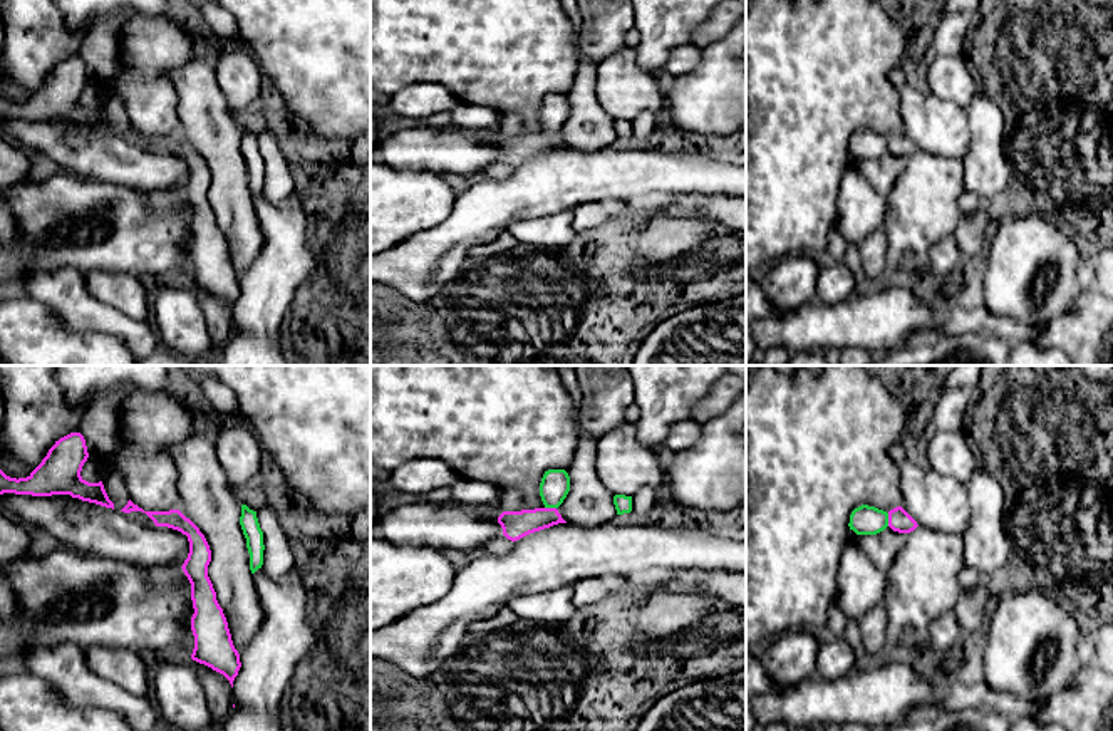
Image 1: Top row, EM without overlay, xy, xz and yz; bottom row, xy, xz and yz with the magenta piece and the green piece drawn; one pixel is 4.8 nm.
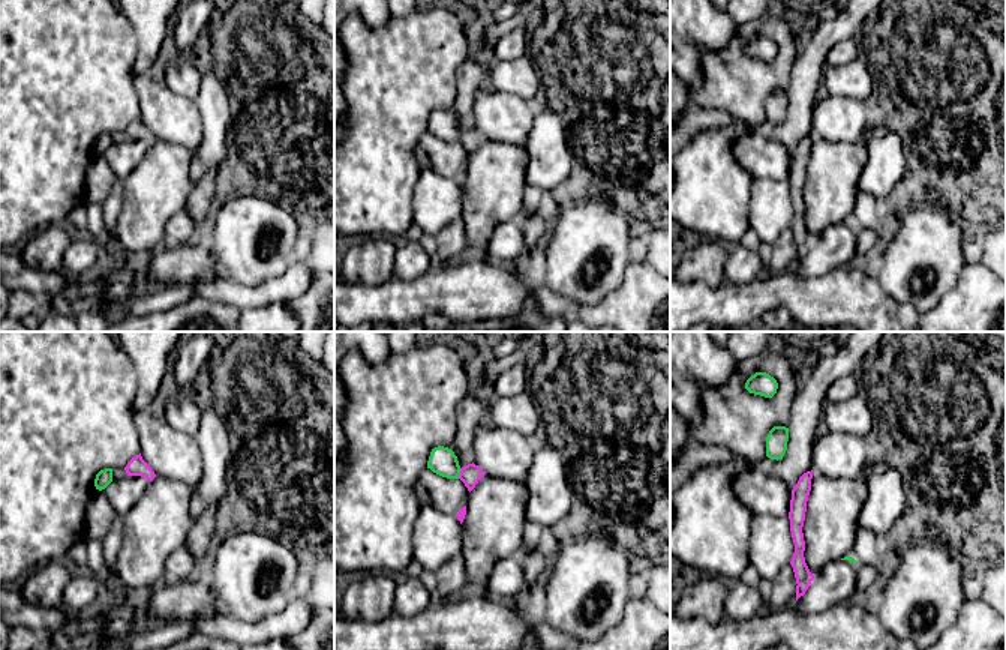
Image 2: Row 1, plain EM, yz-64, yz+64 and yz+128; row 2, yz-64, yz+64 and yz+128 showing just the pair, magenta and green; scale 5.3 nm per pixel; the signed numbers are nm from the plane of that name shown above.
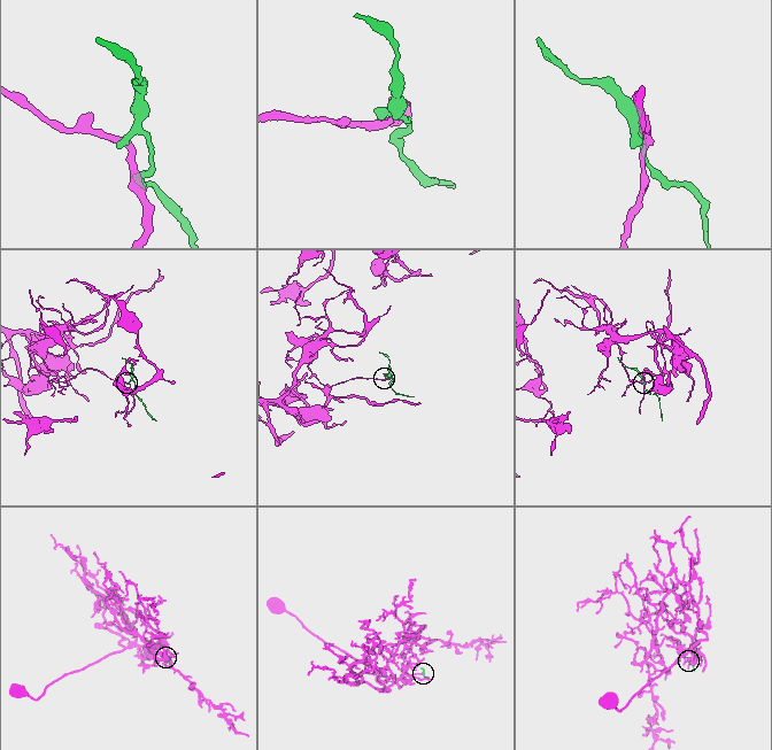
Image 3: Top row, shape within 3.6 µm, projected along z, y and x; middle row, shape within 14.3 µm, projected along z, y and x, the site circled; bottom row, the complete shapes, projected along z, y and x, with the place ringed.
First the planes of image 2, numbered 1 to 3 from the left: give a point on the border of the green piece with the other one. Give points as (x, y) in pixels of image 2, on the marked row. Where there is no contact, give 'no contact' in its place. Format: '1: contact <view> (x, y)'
1: no contact
2: contact yz+64 (461, 473)
3: no contact

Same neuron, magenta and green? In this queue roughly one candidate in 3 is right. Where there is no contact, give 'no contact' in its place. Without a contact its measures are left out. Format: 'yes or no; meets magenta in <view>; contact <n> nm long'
no; meets magenta in yz; contact 60 nm long

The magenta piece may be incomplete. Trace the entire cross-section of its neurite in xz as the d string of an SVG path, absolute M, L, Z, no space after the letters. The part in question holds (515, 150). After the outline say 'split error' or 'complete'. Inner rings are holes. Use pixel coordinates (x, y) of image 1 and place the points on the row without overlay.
M535 132L521 136L503 136L498 141L503 159L516 166L530 158L550 153L558 148L567 148L556 132Z | complete

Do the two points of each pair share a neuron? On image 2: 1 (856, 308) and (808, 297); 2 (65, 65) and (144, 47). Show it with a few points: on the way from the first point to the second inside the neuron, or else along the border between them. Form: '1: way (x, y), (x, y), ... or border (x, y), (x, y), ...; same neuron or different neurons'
1: way (844, 300), (820, 300); same neuron
2: border (125, 15), (134, 33), (135, 74); different neurons

